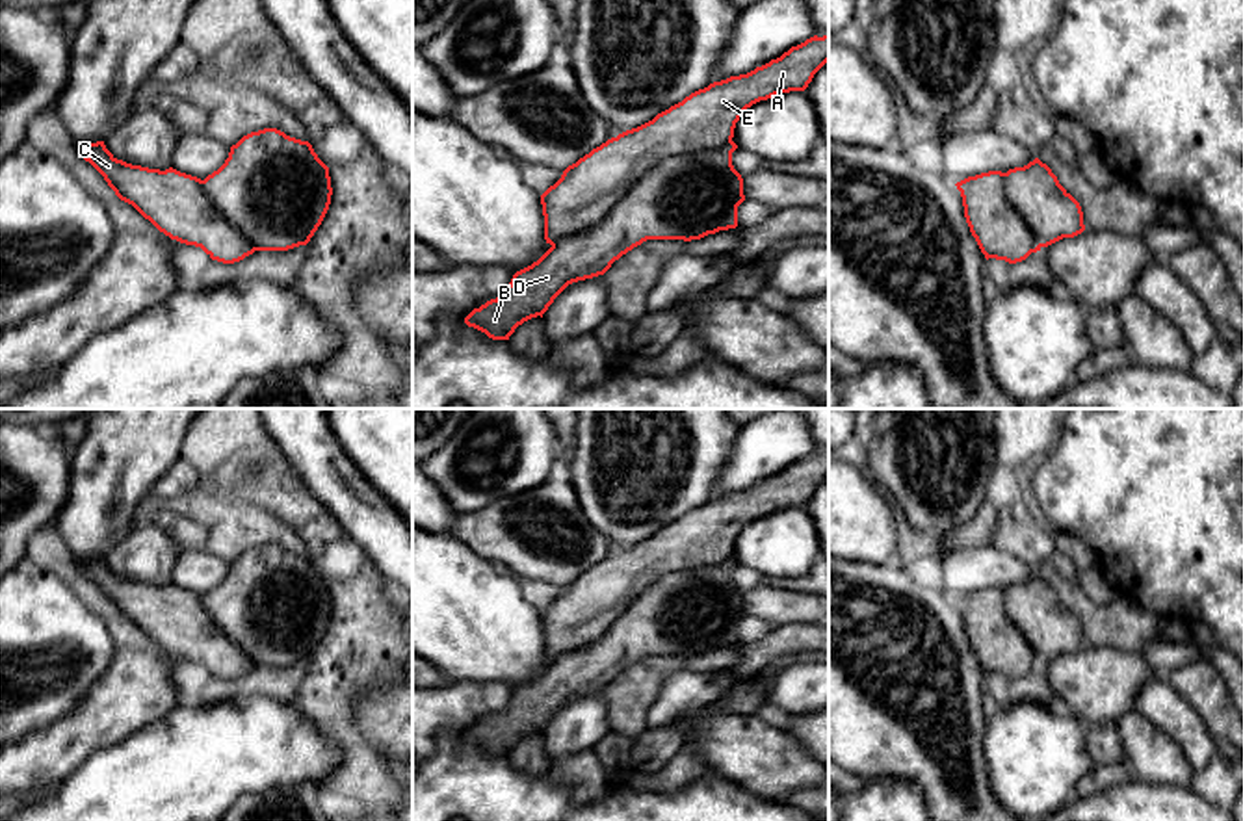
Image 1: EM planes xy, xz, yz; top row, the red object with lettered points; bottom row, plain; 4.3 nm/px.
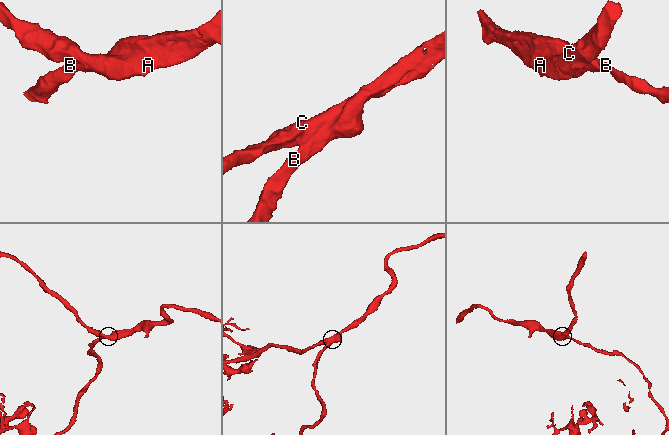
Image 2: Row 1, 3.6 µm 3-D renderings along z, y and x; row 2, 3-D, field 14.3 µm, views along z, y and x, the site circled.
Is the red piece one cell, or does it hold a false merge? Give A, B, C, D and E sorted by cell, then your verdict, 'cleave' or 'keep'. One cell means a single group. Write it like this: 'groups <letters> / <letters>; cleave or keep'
groups A B C D E; keep

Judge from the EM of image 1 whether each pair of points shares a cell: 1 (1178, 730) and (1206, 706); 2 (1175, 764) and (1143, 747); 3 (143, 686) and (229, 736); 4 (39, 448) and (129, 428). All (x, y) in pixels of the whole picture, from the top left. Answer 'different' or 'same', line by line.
1: different
2: same
3: different
4: different

